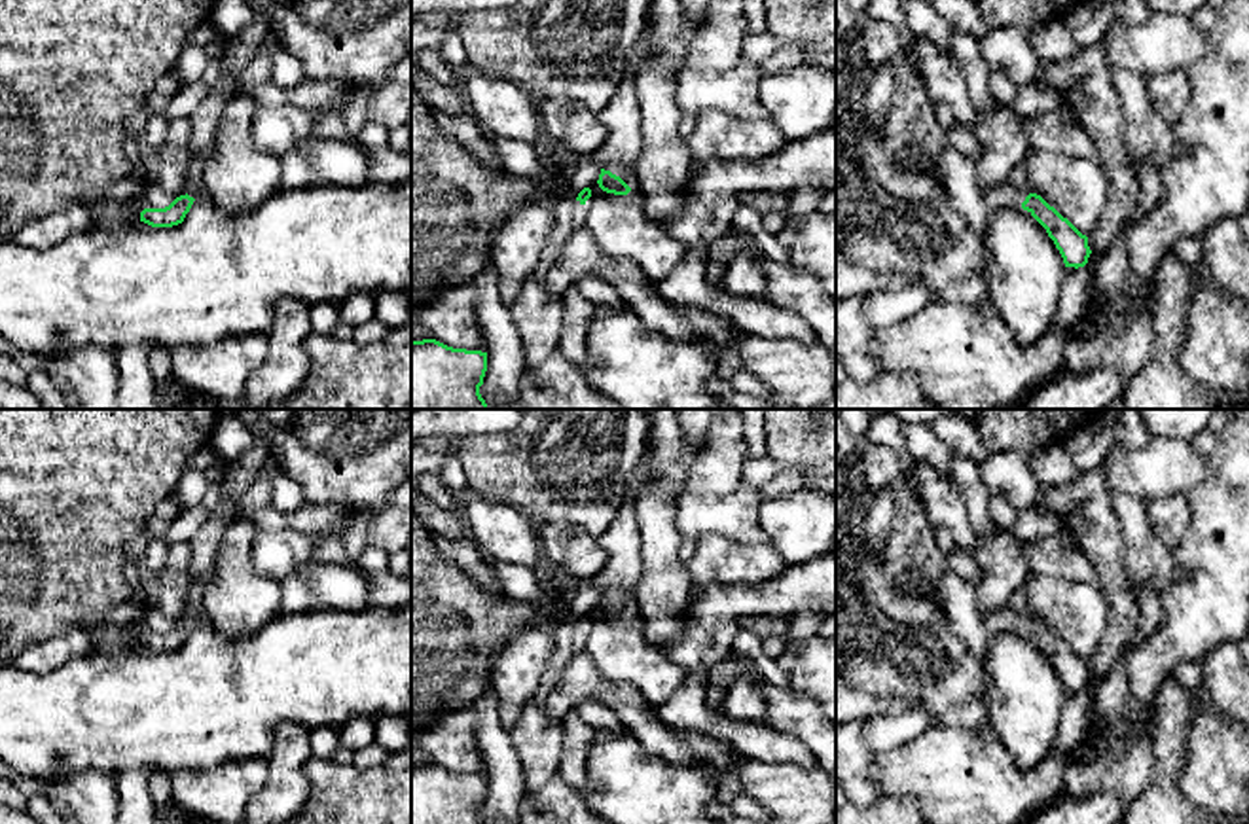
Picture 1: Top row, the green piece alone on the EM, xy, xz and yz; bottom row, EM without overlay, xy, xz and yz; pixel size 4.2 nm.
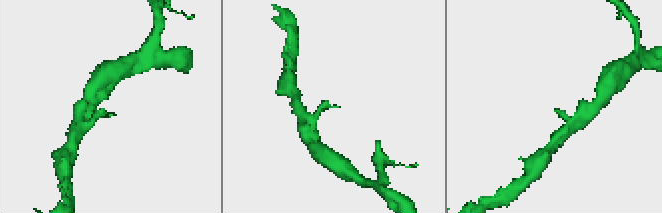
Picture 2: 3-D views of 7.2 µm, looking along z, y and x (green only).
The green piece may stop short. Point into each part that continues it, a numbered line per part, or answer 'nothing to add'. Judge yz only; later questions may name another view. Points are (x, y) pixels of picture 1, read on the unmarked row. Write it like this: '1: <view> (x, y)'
1: yz (958, 597)

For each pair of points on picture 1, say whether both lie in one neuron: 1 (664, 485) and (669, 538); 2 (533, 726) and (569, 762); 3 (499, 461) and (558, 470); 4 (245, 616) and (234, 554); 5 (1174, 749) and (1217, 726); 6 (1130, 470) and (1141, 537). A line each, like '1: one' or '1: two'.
1: one
2: two
3: one
4: one
5: two
6: two

